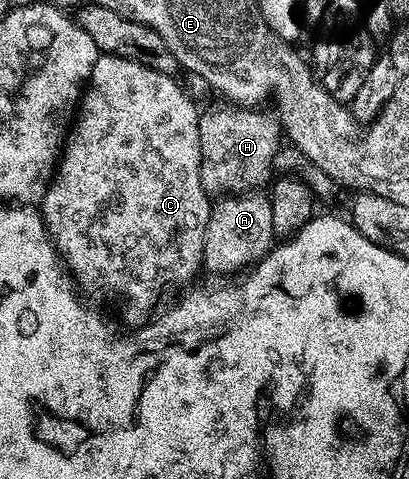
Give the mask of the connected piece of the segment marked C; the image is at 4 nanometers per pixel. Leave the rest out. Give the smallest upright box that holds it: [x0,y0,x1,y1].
[40,55,212,326]

